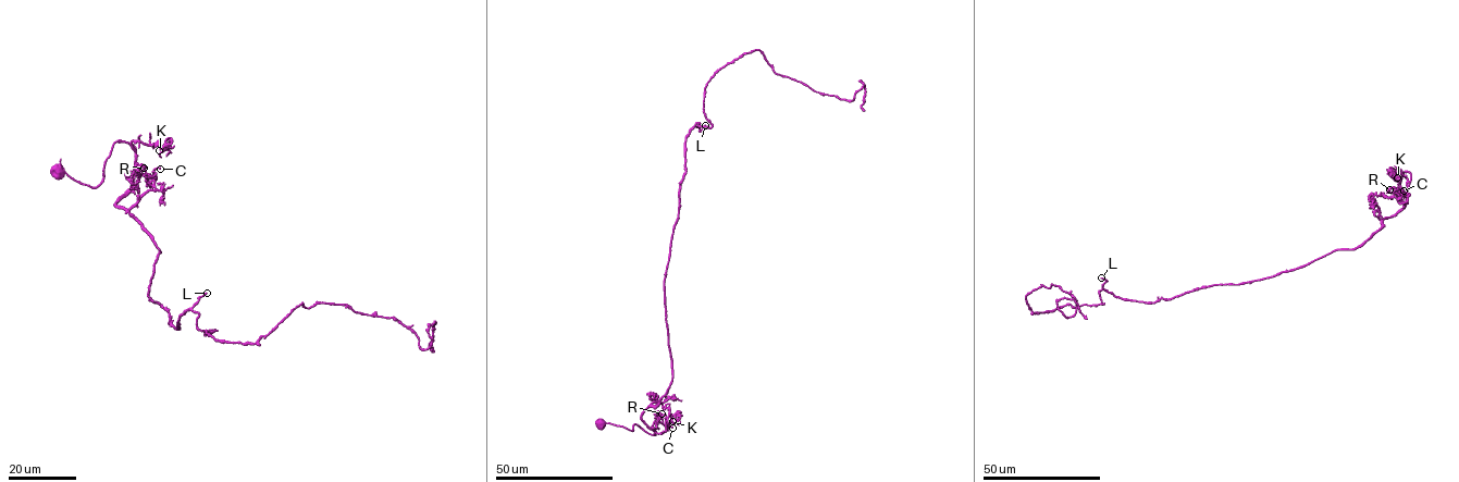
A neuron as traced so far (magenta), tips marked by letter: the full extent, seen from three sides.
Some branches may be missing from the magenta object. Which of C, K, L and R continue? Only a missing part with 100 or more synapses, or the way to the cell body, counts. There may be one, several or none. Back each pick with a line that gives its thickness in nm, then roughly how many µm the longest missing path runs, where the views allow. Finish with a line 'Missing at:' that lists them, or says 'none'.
L: 200 nm | 150 µm
Missing at: L

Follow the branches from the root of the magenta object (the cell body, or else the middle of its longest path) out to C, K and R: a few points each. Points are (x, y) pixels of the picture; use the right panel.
C: (1398, 193), (1405, 204), (1400, 182), (1408, 172), (1409, 196), (1399, 202), (1404, 190)
K: (1398, 193), (1405, 204), (1400, 178), (1405, 172), (1411, 175), (1408, 182), (1399, 172), (1389, 173), (1397, 177)
R: (1398, 193), (1405, 204), (1400, 182), (1408, 172), (1406, 202), (1389, 189)

